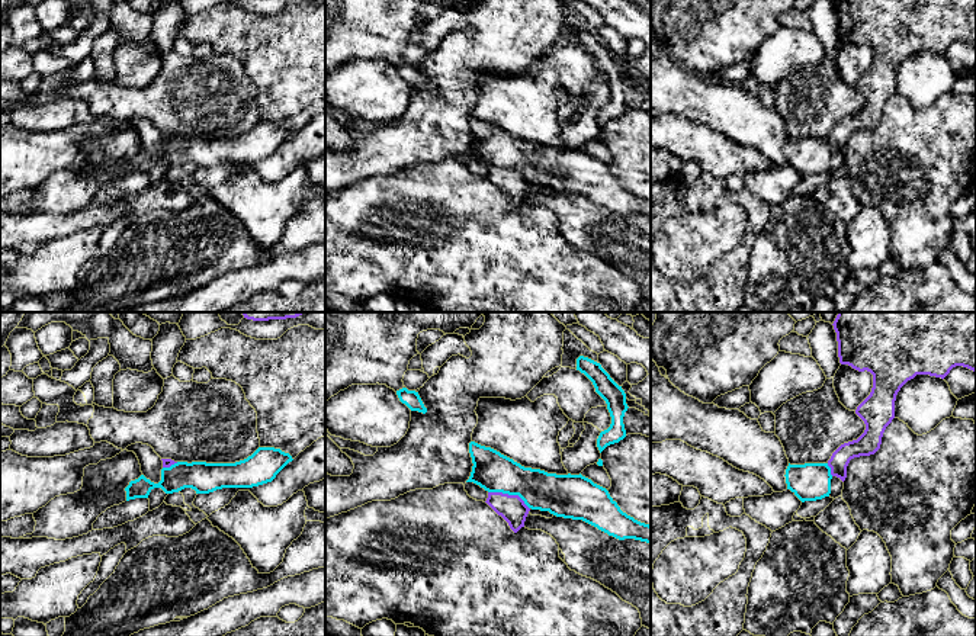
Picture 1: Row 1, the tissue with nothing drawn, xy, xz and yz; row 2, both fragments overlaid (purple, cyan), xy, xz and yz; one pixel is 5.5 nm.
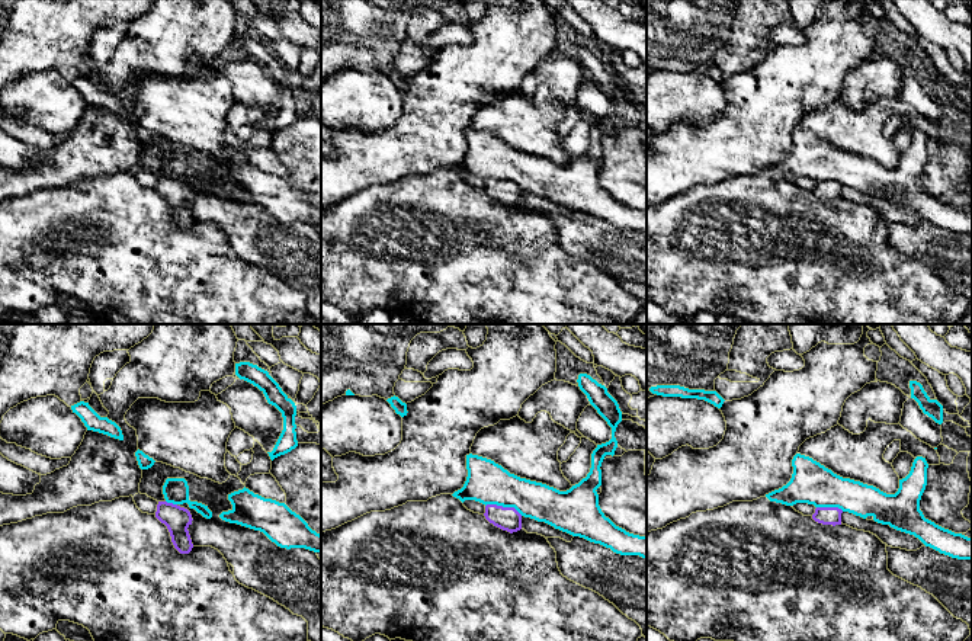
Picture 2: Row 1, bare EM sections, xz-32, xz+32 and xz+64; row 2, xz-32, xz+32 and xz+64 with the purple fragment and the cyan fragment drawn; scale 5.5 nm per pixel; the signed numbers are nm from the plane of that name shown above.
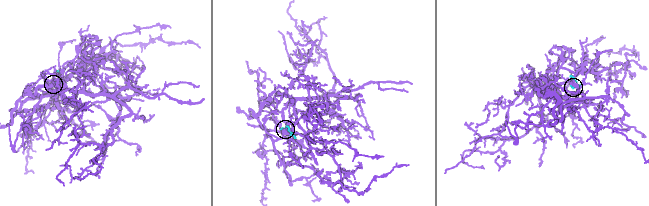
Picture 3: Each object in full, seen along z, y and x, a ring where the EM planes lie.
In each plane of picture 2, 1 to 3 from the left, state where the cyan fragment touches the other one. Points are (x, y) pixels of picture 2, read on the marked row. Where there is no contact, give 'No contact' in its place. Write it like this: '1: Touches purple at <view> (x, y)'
1: Touches purple at xz-32 (172, 503)
2: Touches purple at xz+32 (504, 508)
3: Touches purple at xz+64 (830, 508)

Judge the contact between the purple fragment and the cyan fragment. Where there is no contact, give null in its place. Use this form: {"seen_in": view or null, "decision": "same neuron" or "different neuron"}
{"seen_in": "xz", "decision": "different neuron"}

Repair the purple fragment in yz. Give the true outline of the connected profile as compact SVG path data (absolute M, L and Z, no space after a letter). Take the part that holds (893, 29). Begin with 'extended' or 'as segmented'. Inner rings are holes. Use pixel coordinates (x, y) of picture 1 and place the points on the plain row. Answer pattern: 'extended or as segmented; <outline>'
as segmented; M834 0L841 39L873 49L870 70L857 81L864 96L864 107L841 119L828 135L831 150L842 157L851 134L874 129L882 119L886 102L895 93L895 76L900 62L916 49L944 54L956 41L976 46L976 0Z

